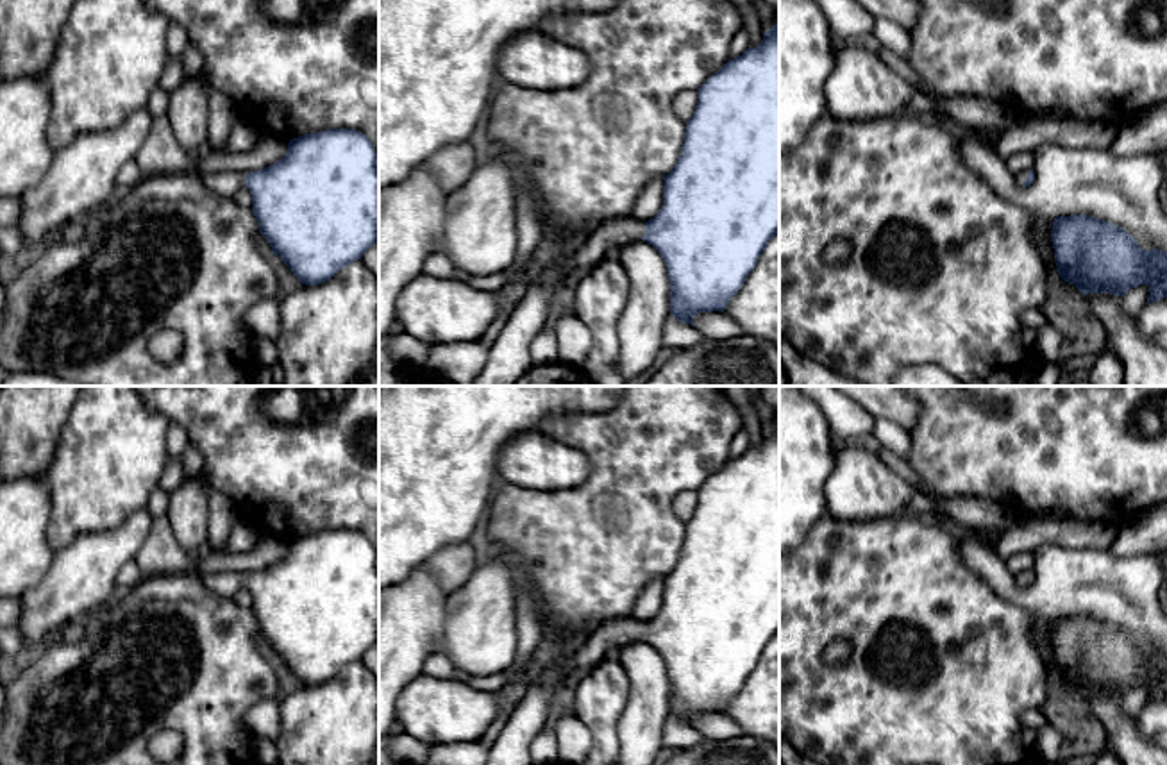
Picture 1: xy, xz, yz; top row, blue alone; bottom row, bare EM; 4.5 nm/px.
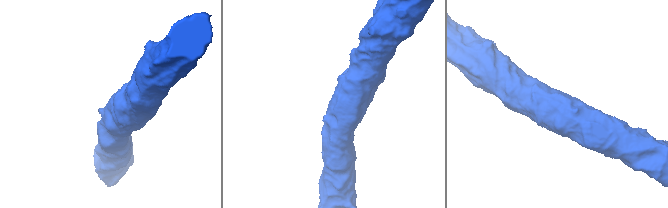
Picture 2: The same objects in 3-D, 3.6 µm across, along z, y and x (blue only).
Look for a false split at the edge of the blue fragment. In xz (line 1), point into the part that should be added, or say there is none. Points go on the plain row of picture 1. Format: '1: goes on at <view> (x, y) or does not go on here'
1: goes on at xz (542, 699)

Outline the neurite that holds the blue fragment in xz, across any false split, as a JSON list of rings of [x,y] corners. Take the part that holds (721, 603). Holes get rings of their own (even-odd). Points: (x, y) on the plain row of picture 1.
[[[779,420],[763,433],[758,447],[749,447],[742,456],[729,459],[697,493],[699,502],[693,517],[686,522],[681,556],[674,570],[663,577],[663,606],[658,615],[645,624],[629,617],[609,620],[583,647],[547,656],[543,661],[549,670],[542,681],[529,683],[524,699],[490,747],[486,765],[534,765],[531,744],[550,724],[563,702],[567,677],[577,668],[595,665],[608,649],[627,642],[643,640],[663,658],[670,683],[670,715],[679,722],[695,727],[693,719],[699,713],[722,713],[727,708],[758,665],[768,642],[779,633]]]

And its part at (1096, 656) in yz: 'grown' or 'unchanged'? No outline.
unchanged

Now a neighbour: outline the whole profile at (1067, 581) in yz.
[[[961,531],[960,559],[1003,601],[1037,618],[1090,615],[1128,631],[1140,649],[1167,652],[1167,615],[1158,602],[1163,567],[1156,554],[1119,558],[1110,549],[1038,545],[1035,581],[1022,588],[995,549]]]

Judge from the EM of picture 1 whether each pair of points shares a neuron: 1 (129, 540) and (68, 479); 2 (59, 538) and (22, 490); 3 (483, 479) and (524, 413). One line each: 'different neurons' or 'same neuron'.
1: different neurons
2: different neurons
3: same neuron

